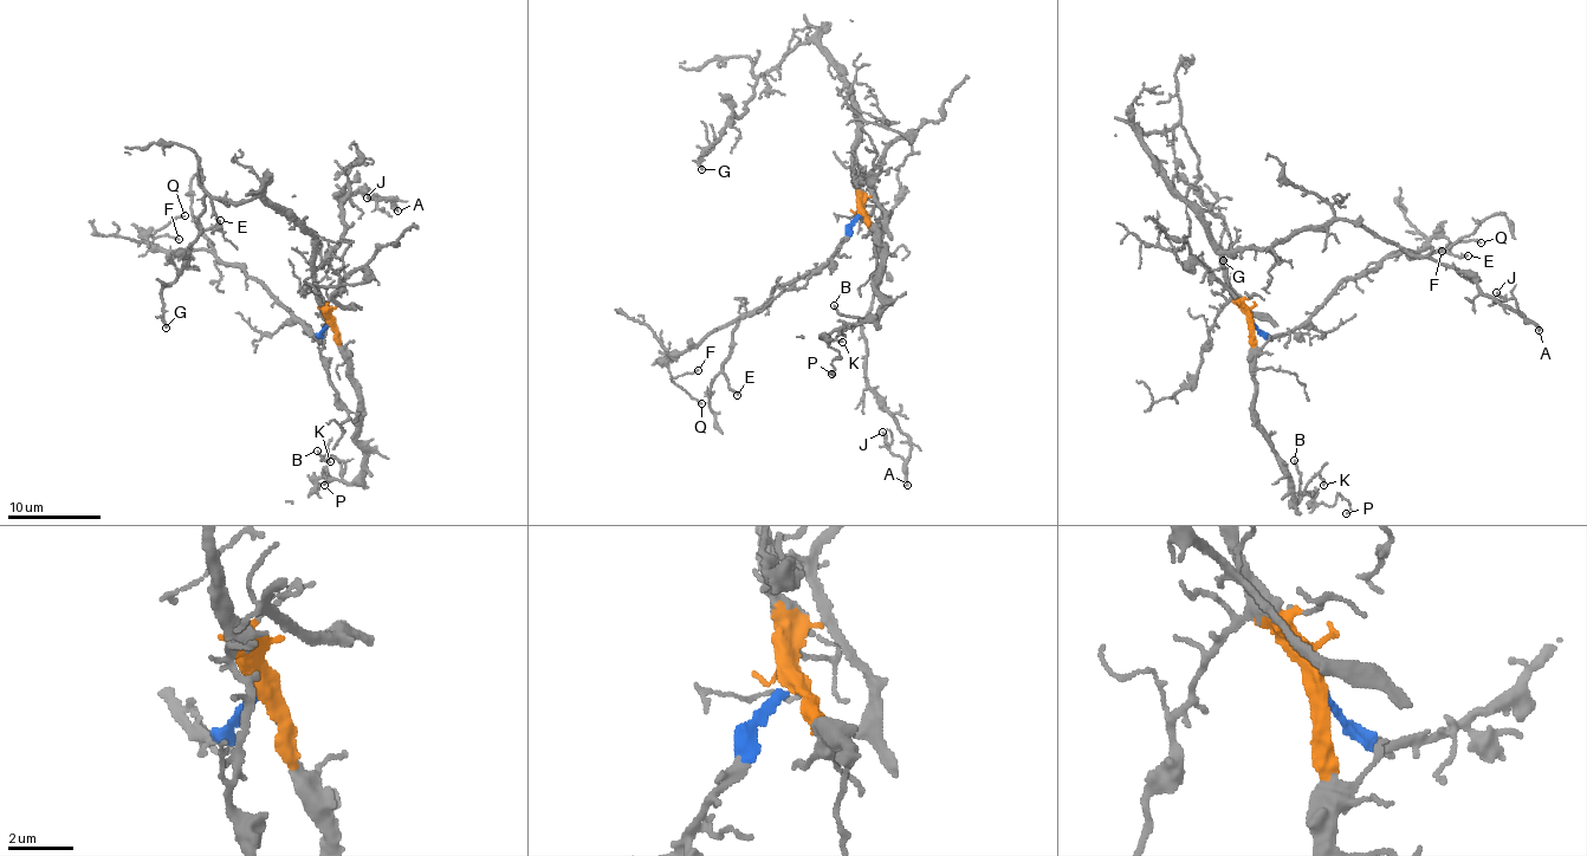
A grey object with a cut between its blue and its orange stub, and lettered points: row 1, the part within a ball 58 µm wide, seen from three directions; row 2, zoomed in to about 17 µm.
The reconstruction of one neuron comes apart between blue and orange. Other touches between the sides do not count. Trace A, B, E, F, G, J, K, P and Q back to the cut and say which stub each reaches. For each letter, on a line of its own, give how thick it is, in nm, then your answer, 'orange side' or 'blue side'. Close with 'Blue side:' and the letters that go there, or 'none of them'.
A: 200 nm | orange side
B: 130 nm | orange side
E: 120 nm | blue side
F: 100 nm | blue side
G: 160 nm | orange side
J: 130 nm | orange side
K: 110 nm | orange side
P: 110 nm | orange side
Q: 130 nm | blue side
Blue side: E, F, Q

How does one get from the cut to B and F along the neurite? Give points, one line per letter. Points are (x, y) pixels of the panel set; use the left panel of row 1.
B: (330, 323), (361, 399), (363, 469), (348, 482), (345, 466), (317, 451)
F: (330, 324), (317, 336), (259, 283), (218, 261), (212, 252), (154, 247), (147, 238), (148, 233), (179, 240)

